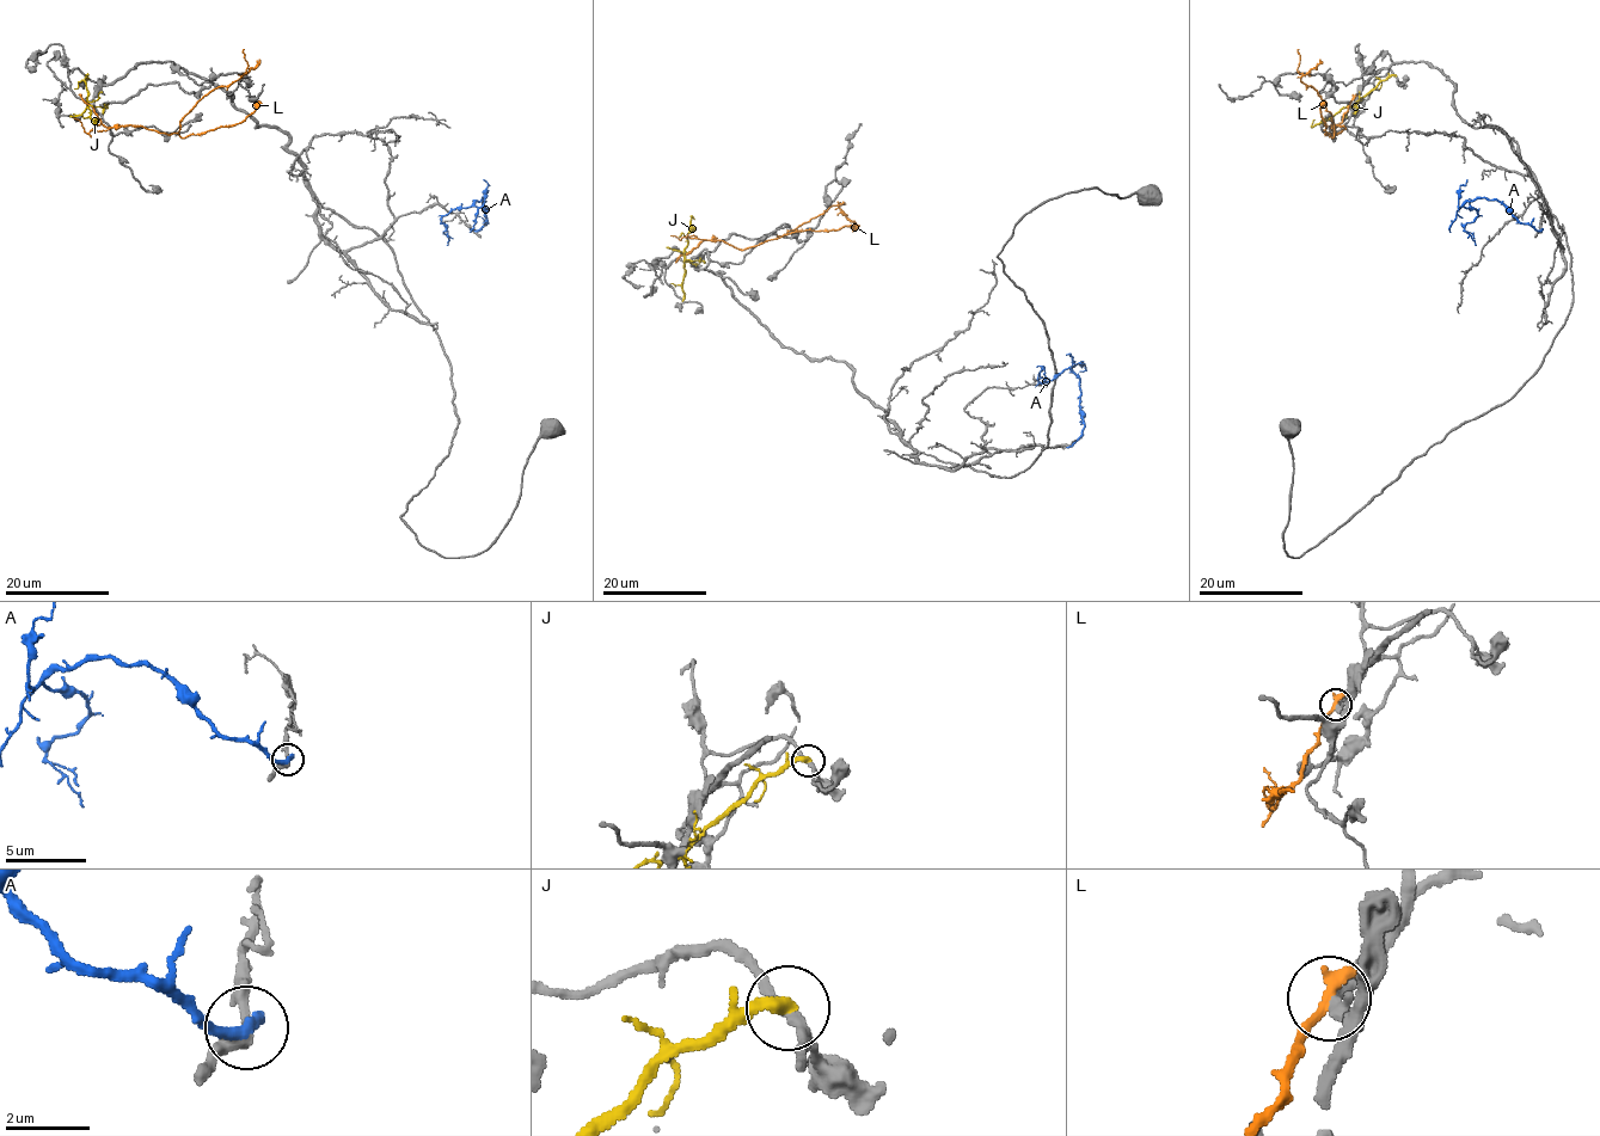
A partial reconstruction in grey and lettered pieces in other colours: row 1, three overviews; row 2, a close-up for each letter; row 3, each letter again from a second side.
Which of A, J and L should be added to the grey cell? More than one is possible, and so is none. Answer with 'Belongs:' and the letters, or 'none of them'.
Belongs: none of them

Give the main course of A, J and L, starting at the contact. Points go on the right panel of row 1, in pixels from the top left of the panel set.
A: (1542, 231), (1521, 222), (1500, 202), (1475, 198), (1464, 206), (1472, 207), (1478, 214), (1465, 228), (1476, 245)
J: (1395, 75), (1383, 79), (1354, 106), (1343, 108), (1316, 124), (1315, 120)
L: (1354, 98), (1342, 122), (1335, 126), (1344, 127), (1335, 134), (1326, 104), (1300, 80), (1298, 49)

